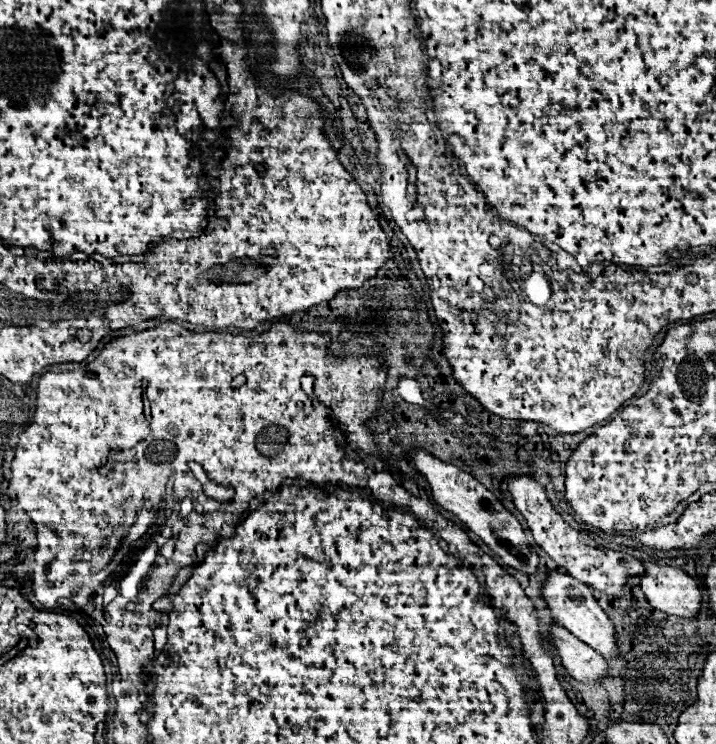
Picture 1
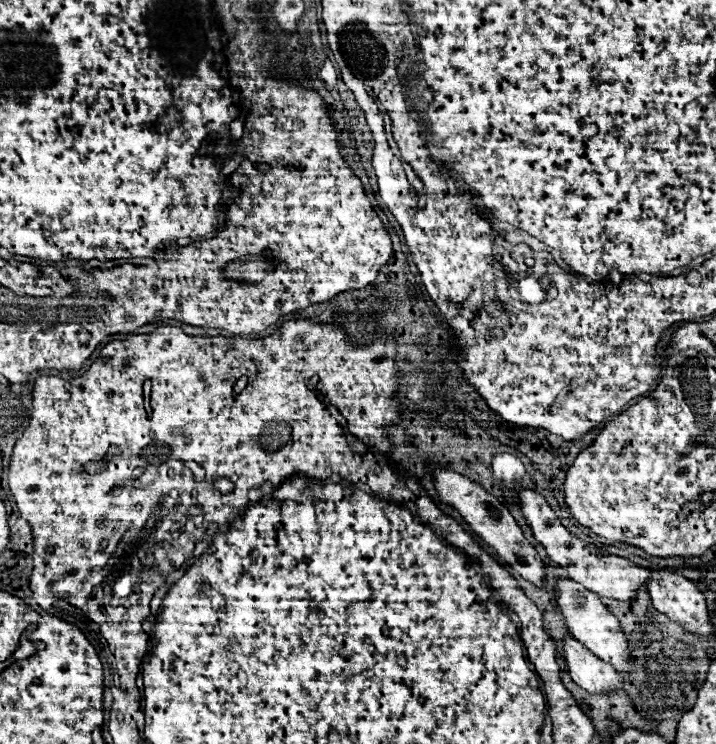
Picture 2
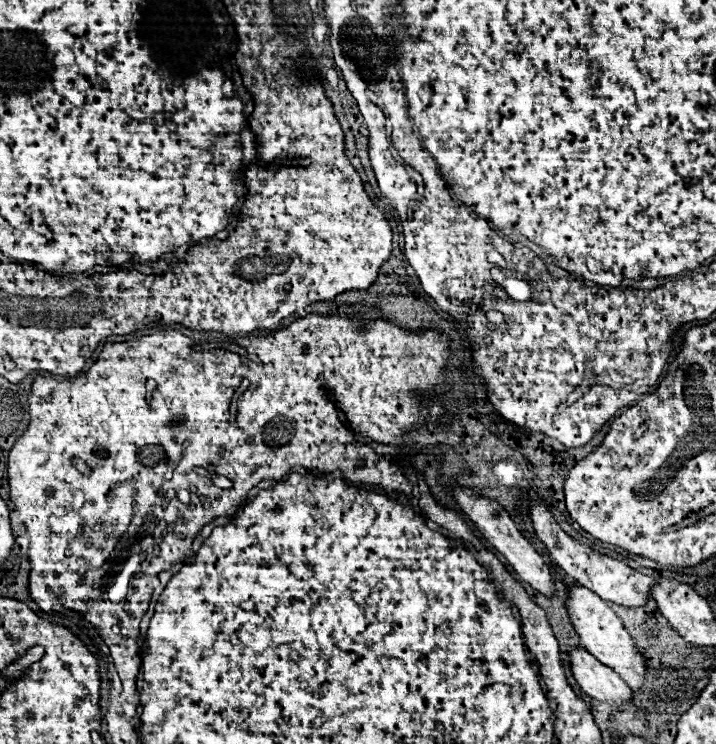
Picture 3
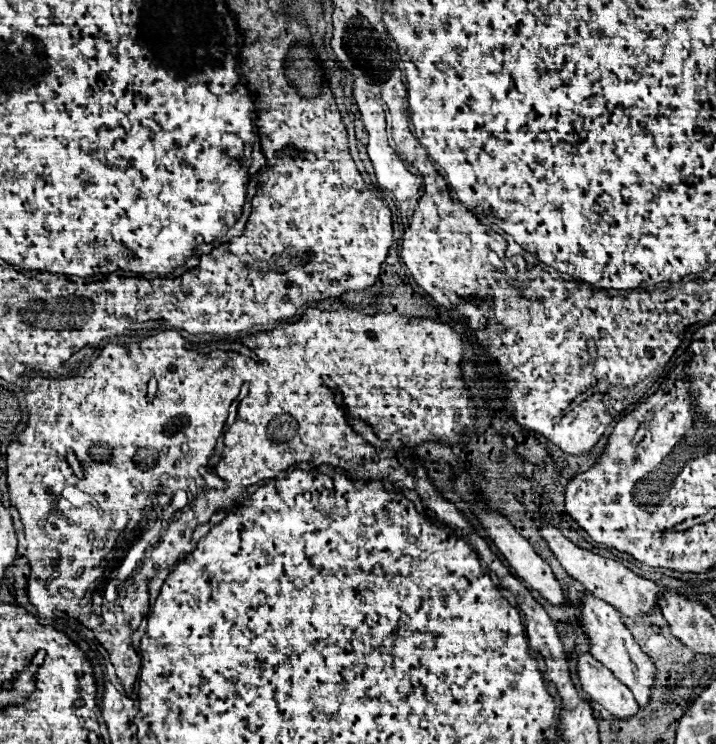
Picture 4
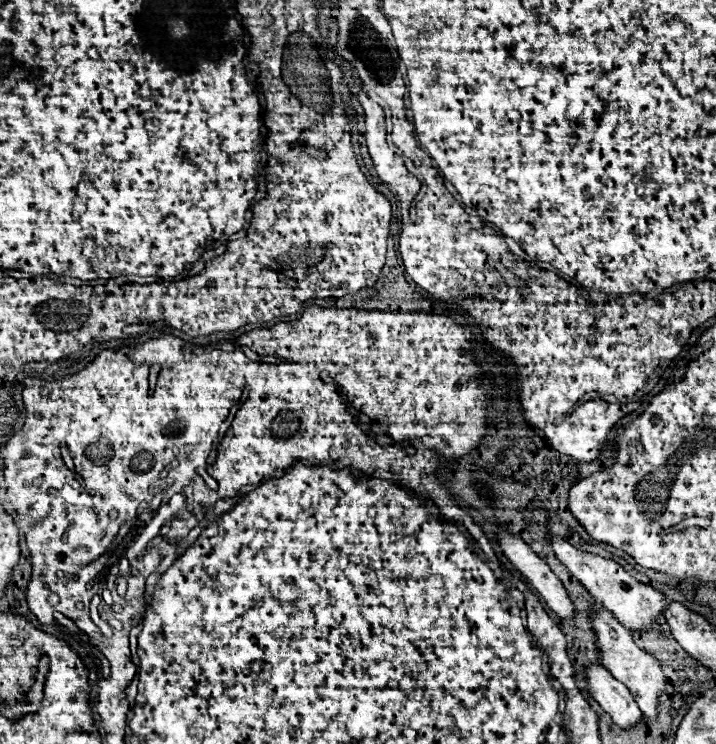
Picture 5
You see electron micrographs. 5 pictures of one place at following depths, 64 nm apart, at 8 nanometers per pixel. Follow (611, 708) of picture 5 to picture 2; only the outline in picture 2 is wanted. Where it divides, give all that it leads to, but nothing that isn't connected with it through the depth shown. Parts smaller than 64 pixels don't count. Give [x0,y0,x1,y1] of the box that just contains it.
[562,636,622,692]

